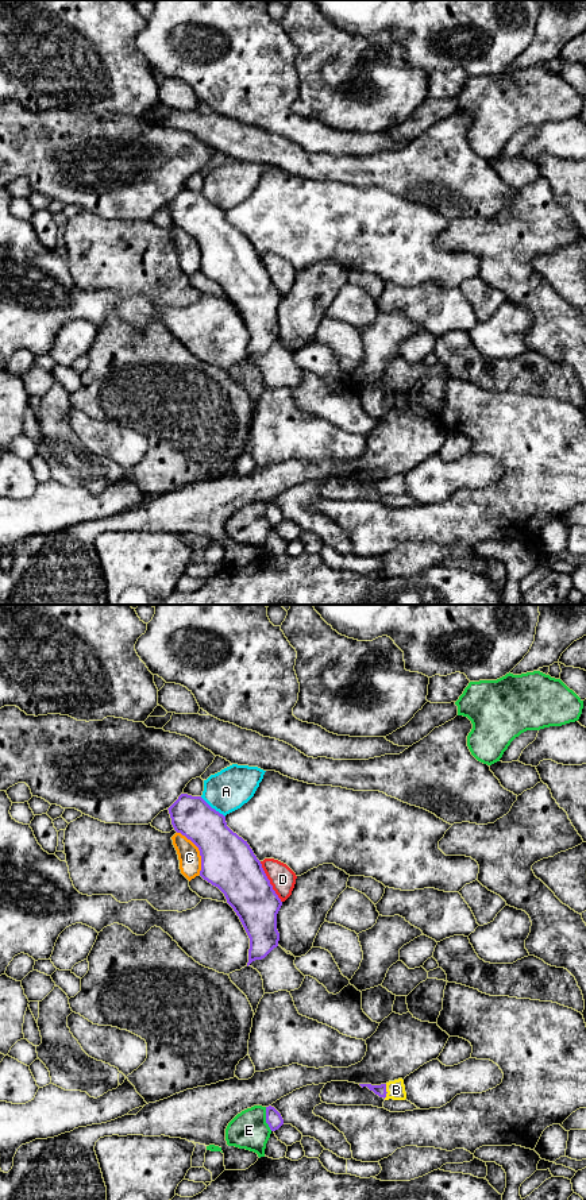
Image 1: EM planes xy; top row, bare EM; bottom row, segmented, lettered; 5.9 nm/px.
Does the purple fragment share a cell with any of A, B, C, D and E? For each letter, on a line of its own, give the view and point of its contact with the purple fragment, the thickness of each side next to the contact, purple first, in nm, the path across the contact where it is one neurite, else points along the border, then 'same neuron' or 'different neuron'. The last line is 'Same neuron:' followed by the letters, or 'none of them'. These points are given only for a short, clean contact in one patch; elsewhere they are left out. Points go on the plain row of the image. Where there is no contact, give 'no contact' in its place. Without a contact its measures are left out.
A: xy (211, 203) | 240/260 nm | different neuron
B: xy (385, 486) | 60/110 nm | across xy (378, 485), (385, 486), (396, 485) | same neuron
C: xy (199, 244) | 320/130 nm | different neuron
D: xy (269, 277) | 300/150 nm | different neuron
E: xy (266, 514) | 100/220 nm | different neuron
Same neuron: B

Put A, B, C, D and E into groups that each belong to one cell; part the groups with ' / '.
A / B / C / D / E

